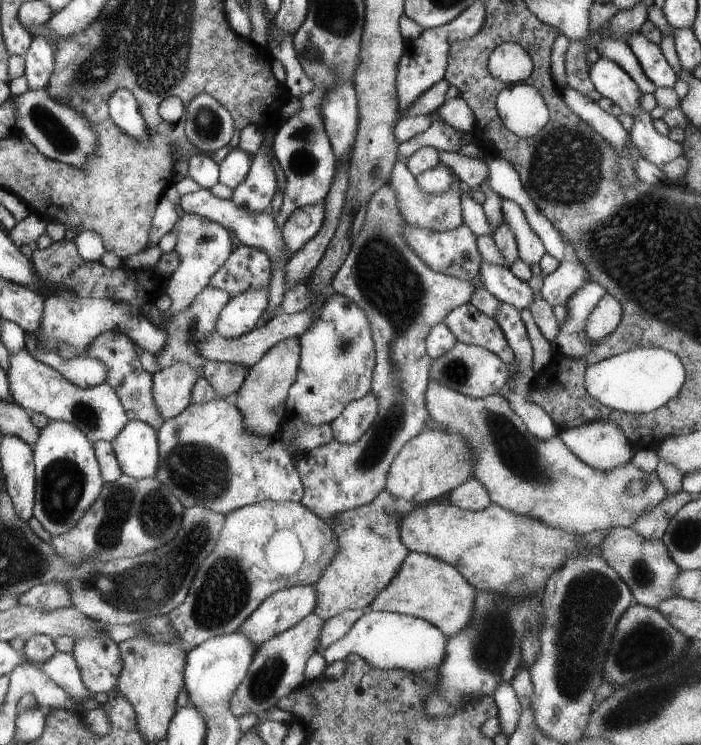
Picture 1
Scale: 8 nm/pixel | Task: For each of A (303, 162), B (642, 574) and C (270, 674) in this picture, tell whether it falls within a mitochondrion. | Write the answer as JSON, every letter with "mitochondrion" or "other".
{"A":"mitochondrion","B":"mitochondrion","C":"mitochondrion"}

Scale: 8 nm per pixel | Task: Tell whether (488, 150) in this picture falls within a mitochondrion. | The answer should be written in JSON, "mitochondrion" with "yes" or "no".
{"mitochondrion":"no"}

